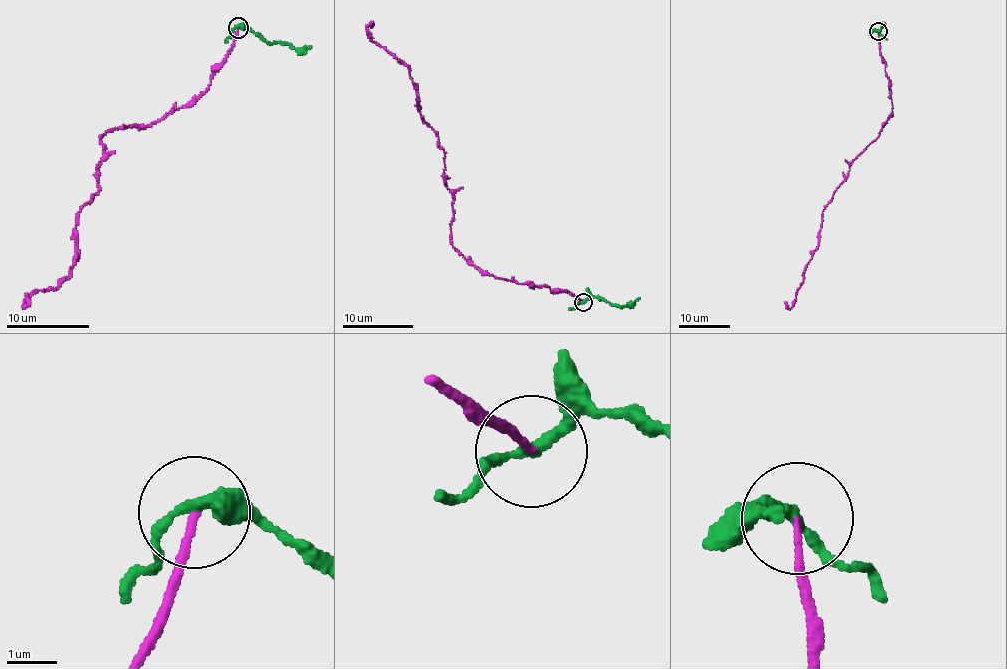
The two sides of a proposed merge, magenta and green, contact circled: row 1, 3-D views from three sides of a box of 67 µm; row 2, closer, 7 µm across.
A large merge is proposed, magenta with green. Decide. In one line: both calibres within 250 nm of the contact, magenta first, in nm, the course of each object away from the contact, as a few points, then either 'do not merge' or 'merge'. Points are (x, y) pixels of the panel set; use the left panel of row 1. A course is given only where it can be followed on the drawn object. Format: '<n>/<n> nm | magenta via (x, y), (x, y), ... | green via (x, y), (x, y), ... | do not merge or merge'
130/200 nm | magenta via (237, 28), (210, 84), (186, 105), (103, 134), (98, 192), (82, 205), (69, 278), (26, 305), (25, 293) | green via (237, 28), (251, 29), (267, 41), (311, 48) | do not merge

